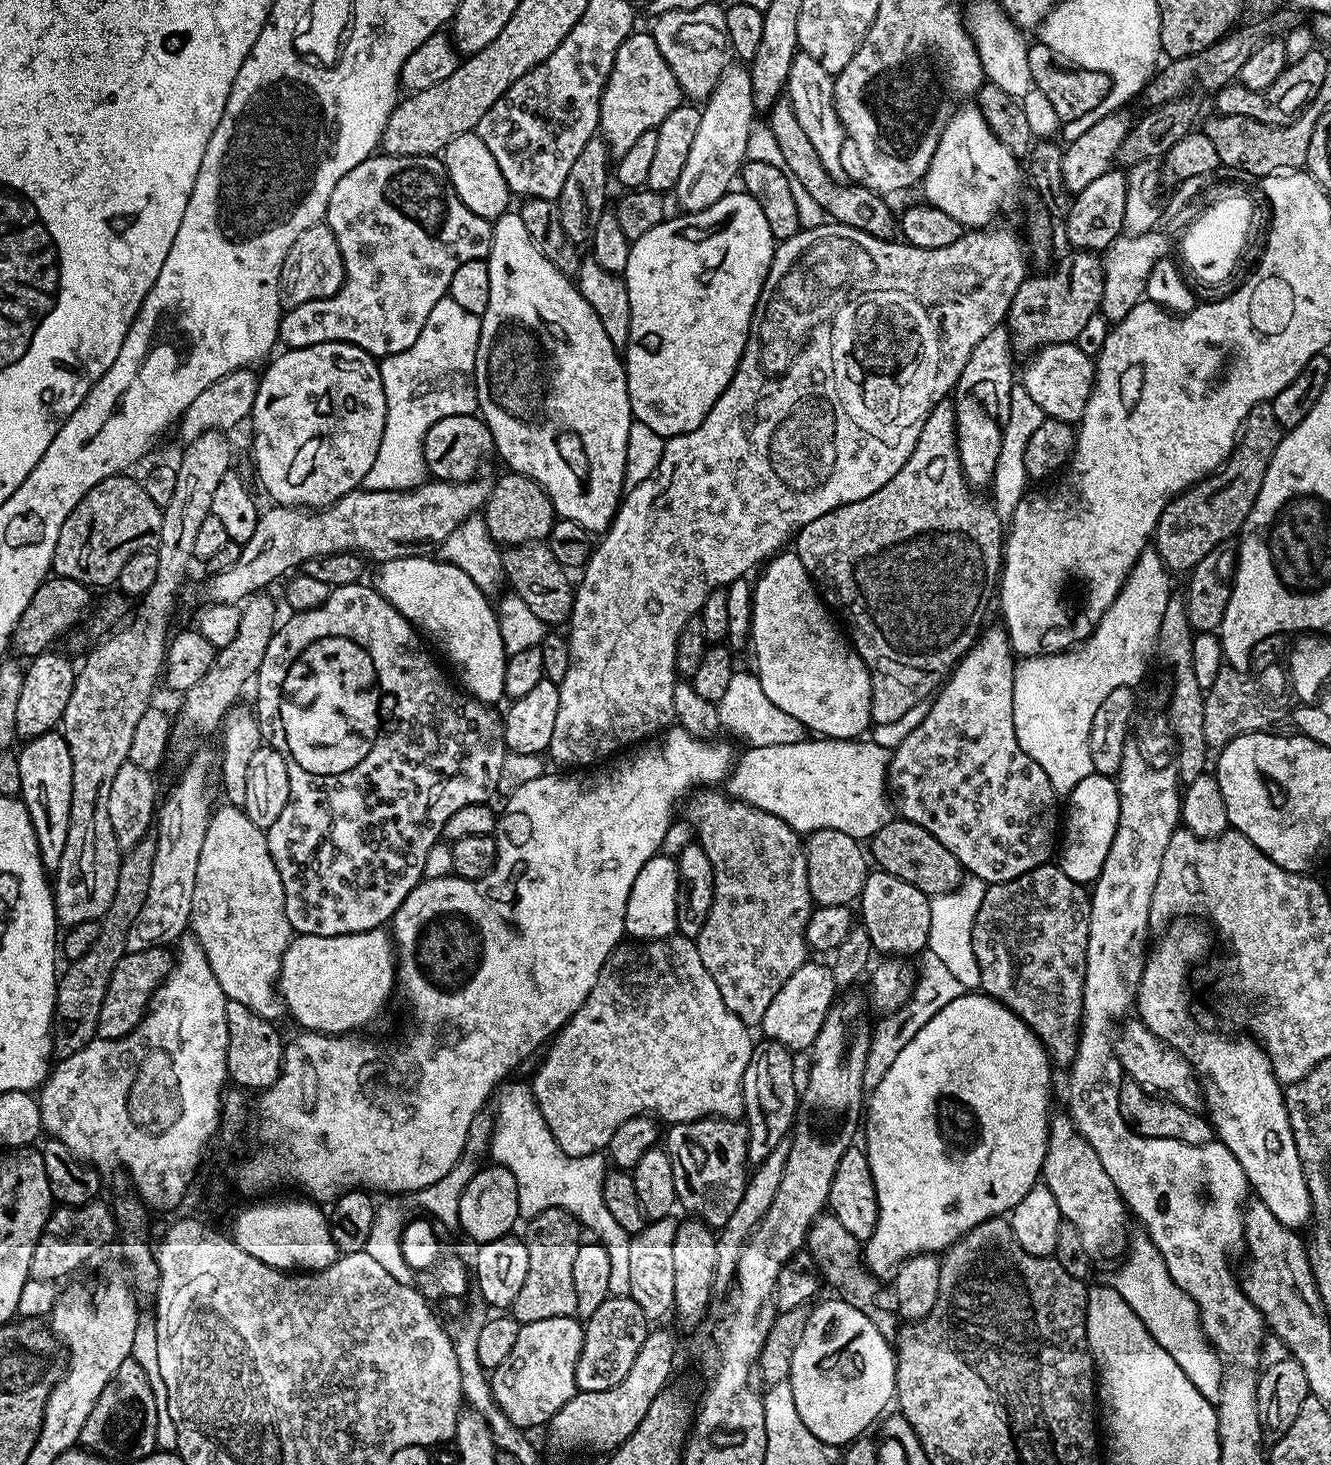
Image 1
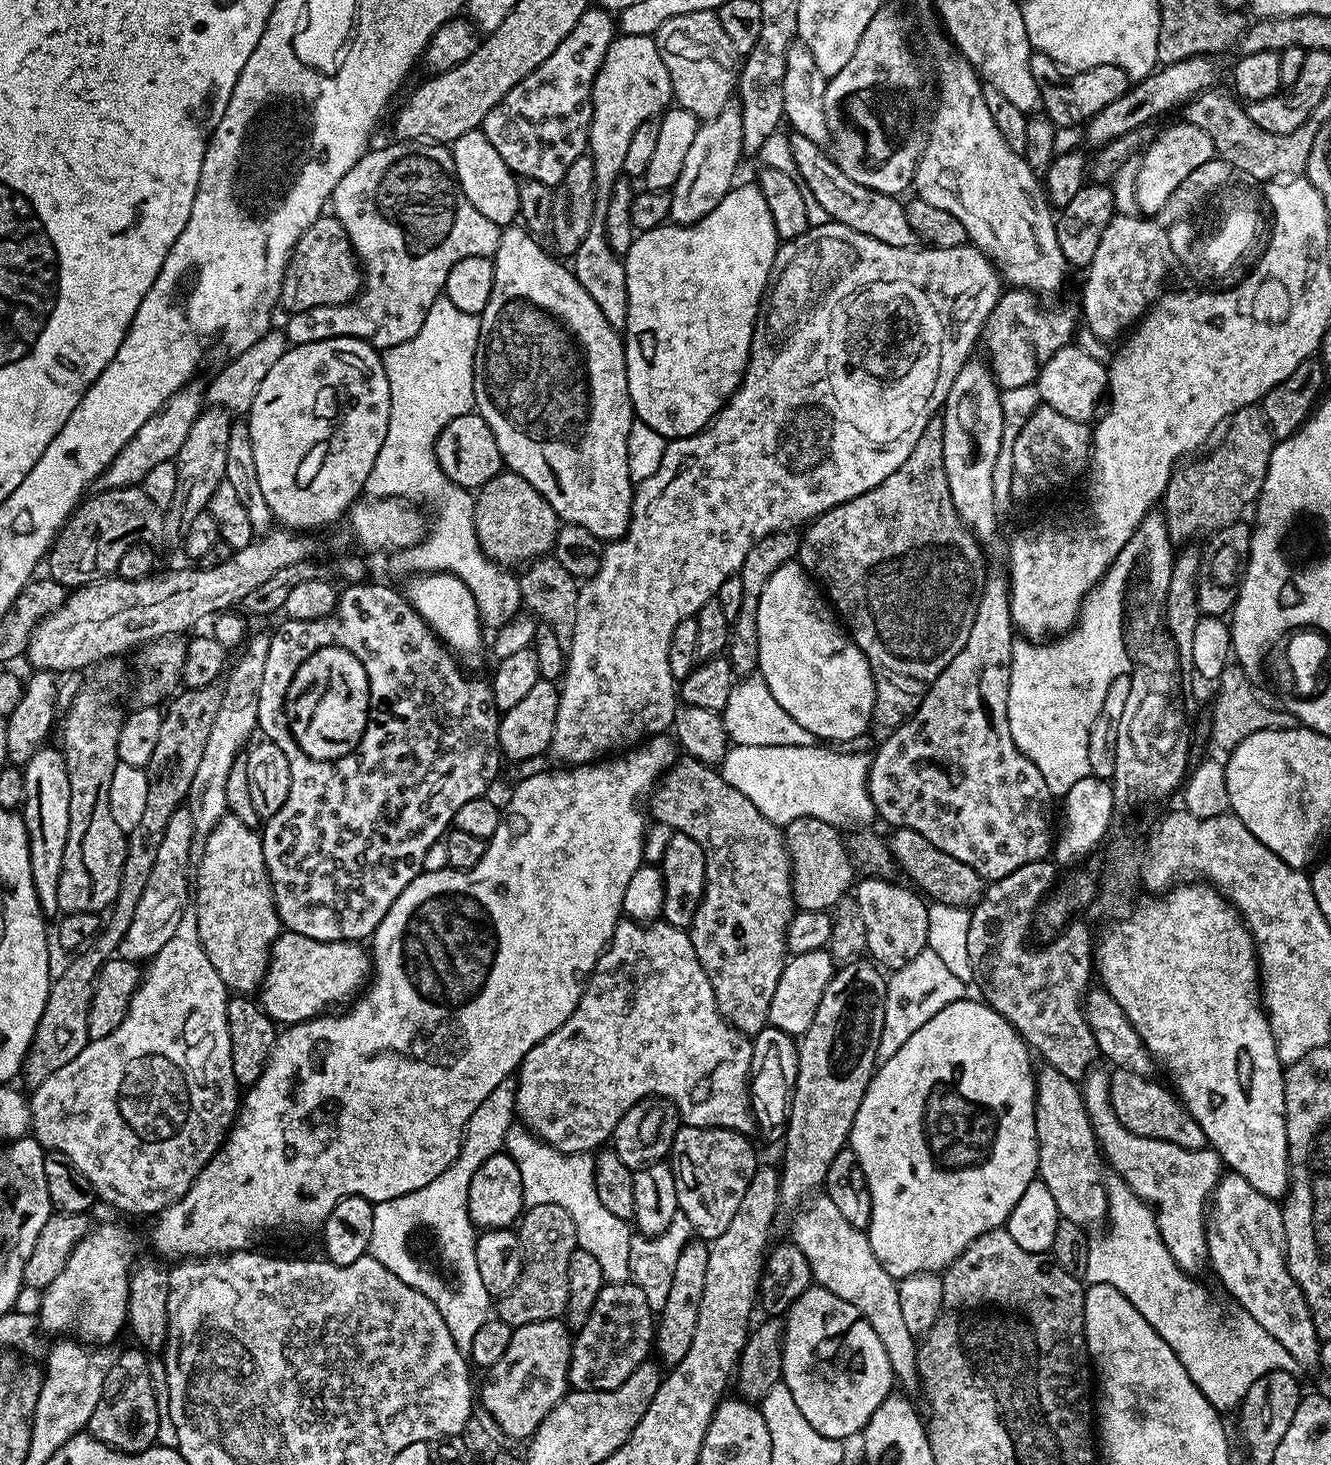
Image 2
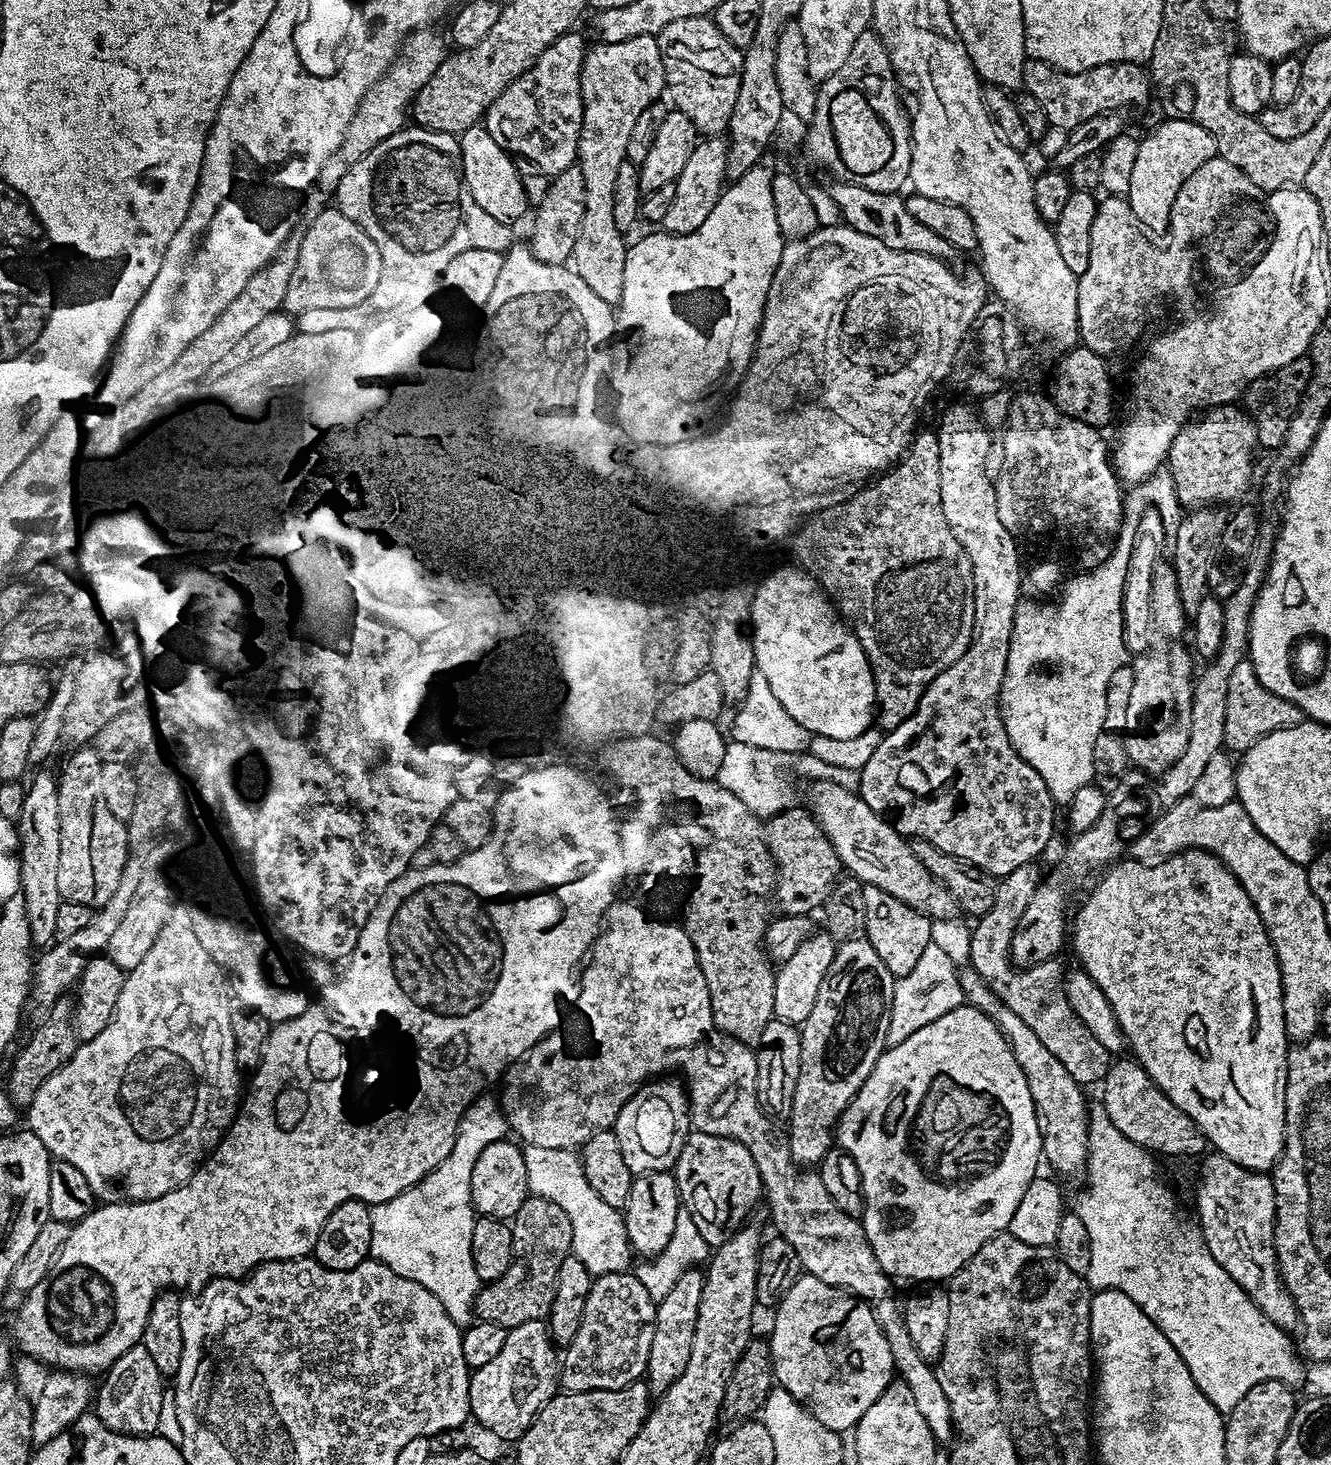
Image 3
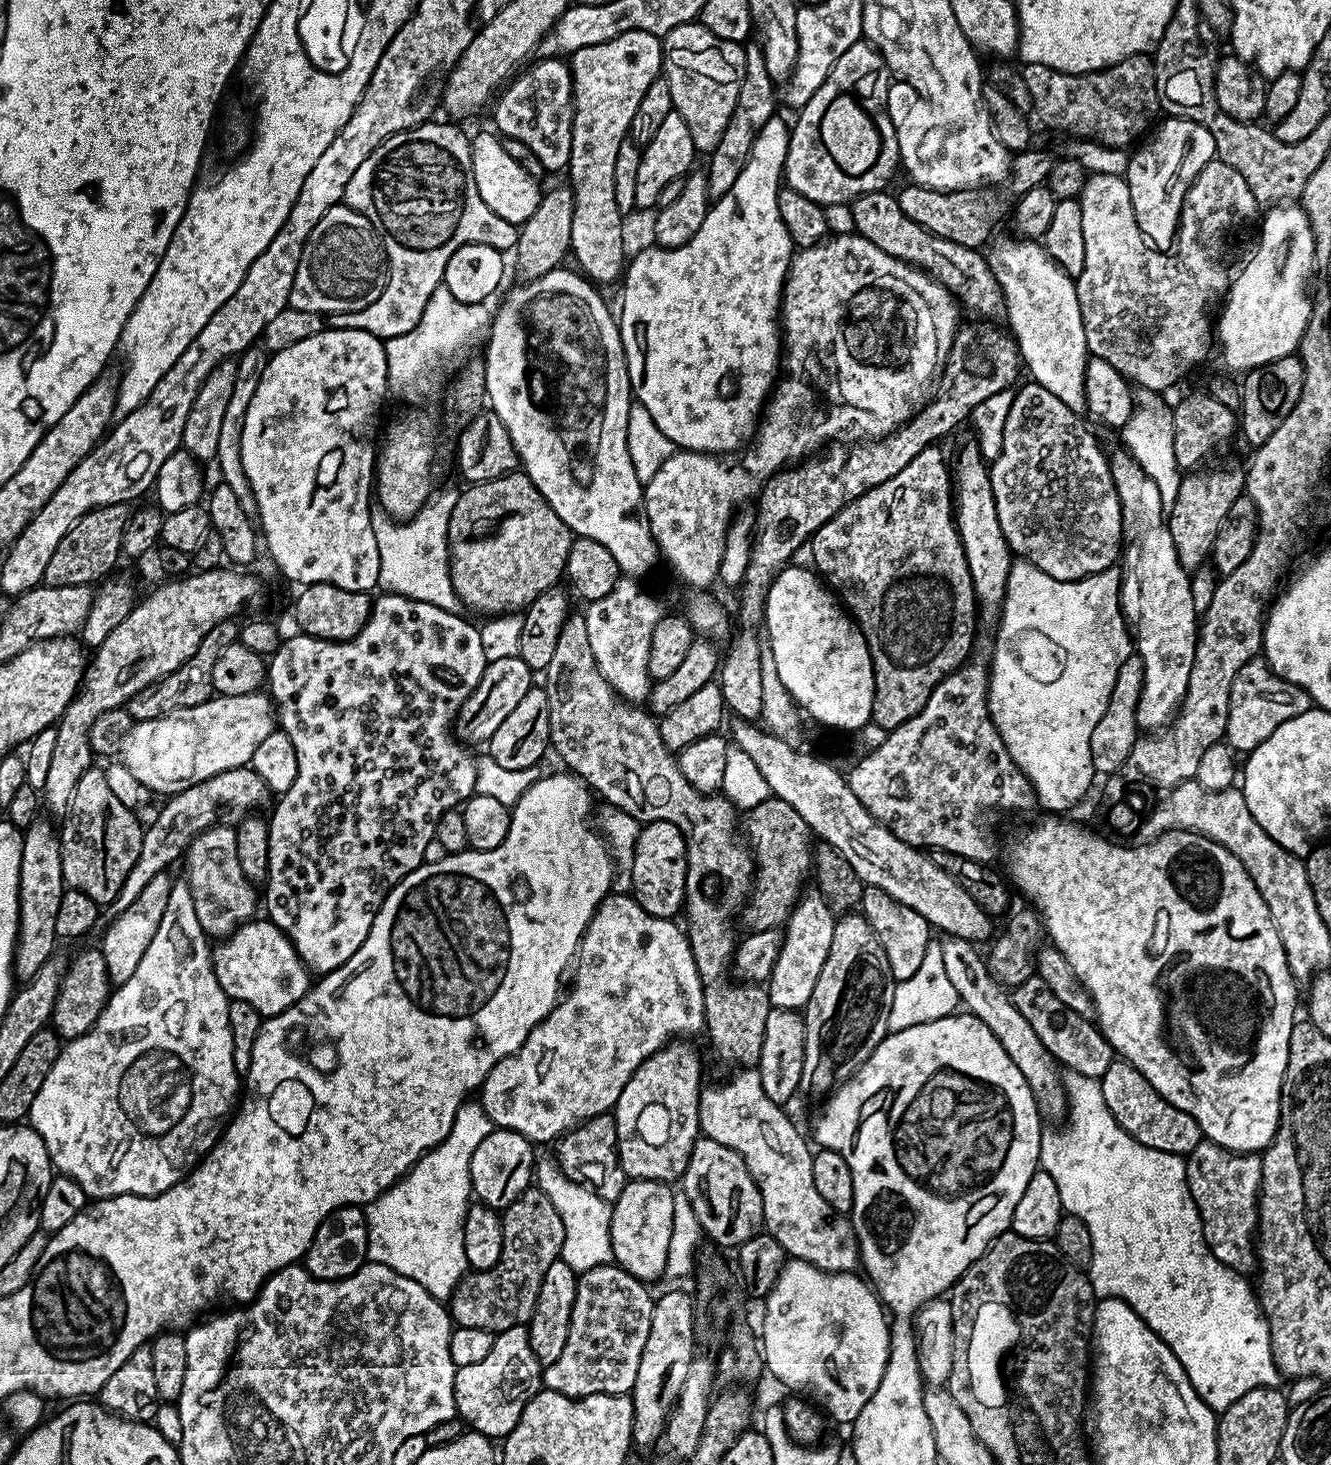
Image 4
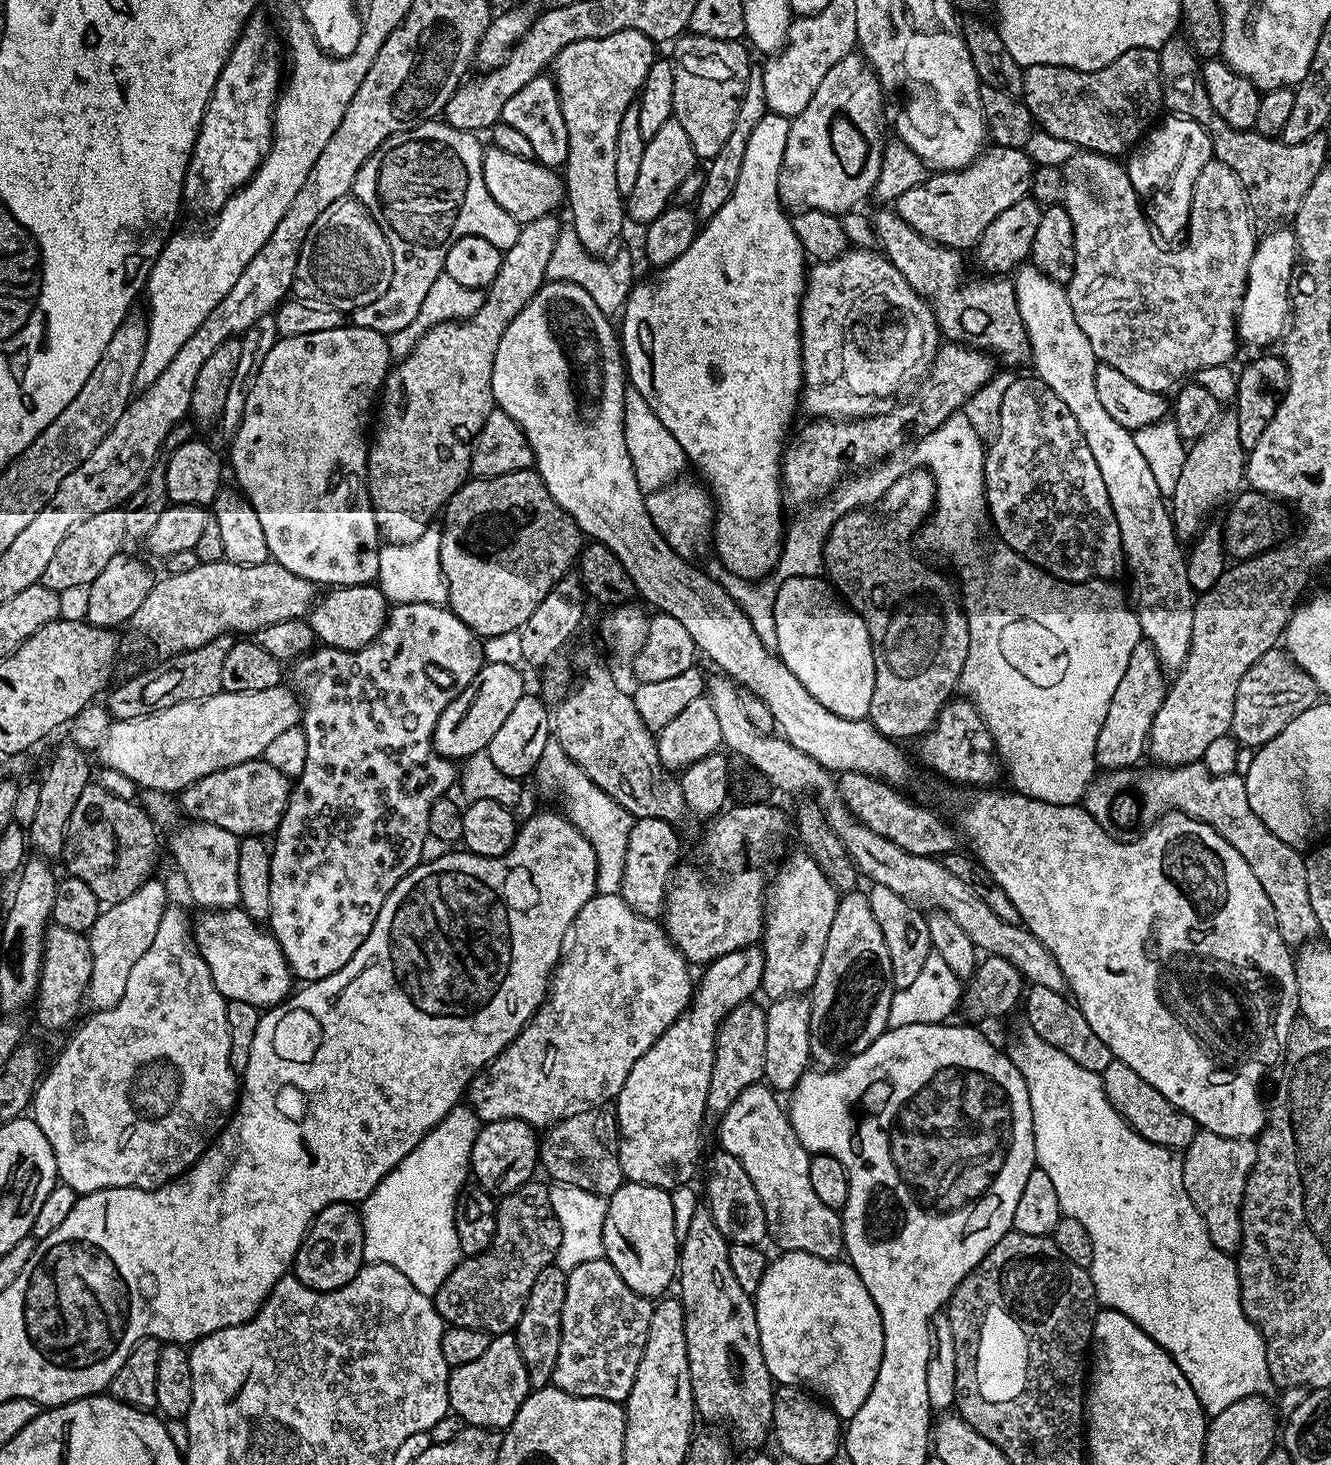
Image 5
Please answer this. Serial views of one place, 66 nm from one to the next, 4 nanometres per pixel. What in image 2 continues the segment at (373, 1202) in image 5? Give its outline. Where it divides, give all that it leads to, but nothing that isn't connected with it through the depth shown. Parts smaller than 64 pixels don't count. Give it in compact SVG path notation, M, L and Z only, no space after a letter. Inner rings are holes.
M509 1078L501 1082L486 1097L486 1102L474 1110L470 1122L464 1128L464 1140L458 1150L458 1158L434 1178L434 1182L422 1186L422 1190L414 1190L410 1194L402 1194L402 1198L390 1198L374 1207L374 1230L370 1230L370 1246L368 1252L394 1278L402 1278L406 1286L414 1286L434 1306L438 1306L438 1314L442 1314L442 1322L446 1322L446 1330L450 1330L450 1338L454 1338L454 1346L467 1354L470 1342L474 1342L474 1334L482 1327L482 1322L490 1318L494 1308L494 1297L486 1290L478 1271L478 1254L476 1253L476 1237L478 1229L468 1217L468 1195L470 1194L470 1178L486 1158L501 1151L508 1129L513 1127L516 1116L516 1080ZM419 1228L432 1232L436 1239L436 1248L444 1259L446 1267L452 1271L453 1284L447 1284L436 1272L420 1265L420 1260L408 1249L412 1235Z

